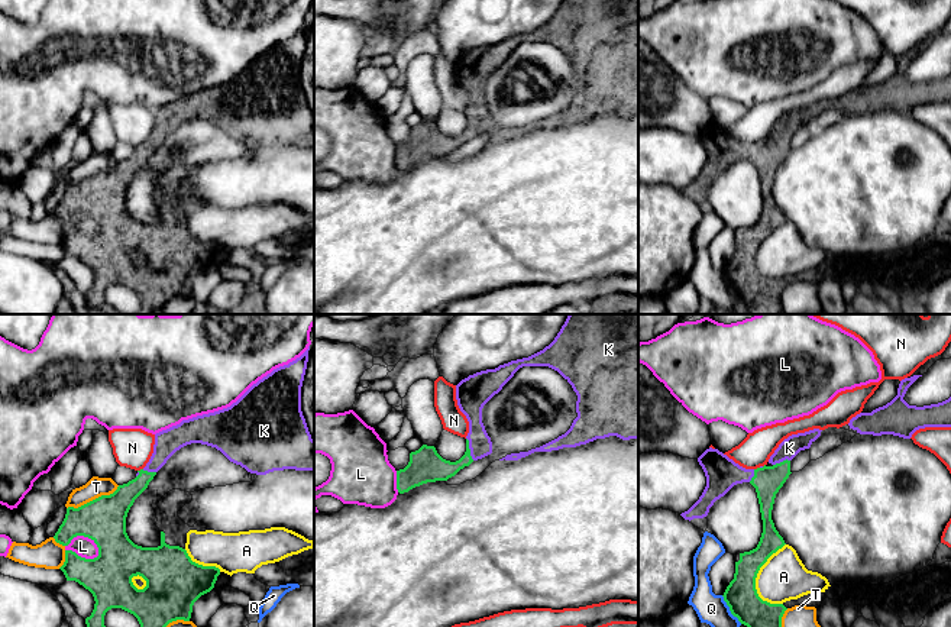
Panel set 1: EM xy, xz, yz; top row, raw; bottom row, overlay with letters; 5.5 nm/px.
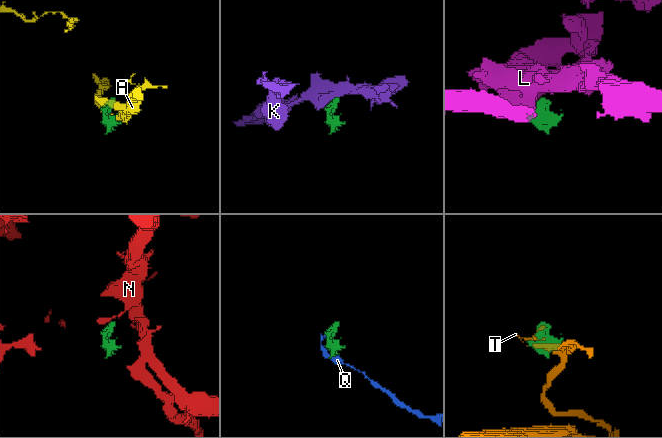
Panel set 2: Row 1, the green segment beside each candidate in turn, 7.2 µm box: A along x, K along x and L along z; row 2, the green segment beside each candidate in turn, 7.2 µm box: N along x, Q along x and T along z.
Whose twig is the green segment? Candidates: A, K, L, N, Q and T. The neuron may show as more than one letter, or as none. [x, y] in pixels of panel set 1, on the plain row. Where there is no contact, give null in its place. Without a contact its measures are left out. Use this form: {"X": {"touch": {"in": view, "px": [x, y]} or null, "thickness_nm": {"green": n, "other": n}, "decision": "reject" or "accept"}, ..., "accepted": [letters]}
{"A": {"touch": {"in": "yz", "px": [756, 251]}, "thickness_nm": {"green": 190, "other": 260}, "decision": "reject"}, "K": {"touch": {"in": "xz", "px": [469, 125]}, "thickness_nm": {"green": 180, "other": 140}, "decision": "accept"}, "L": {"touch": {"in": "xy", "px": [83, 233]}, "thickness_nm": {"green": 260, "other": 110}, "decision": "reject"}, "N": {"touch": {"in": "xy", "px": [141, 145]}, "thickness_nm": {"green": 150, "other": 220}, "decision": "reject"}, "Q": {"touch": {"in": "yz", "px": [730, 285]}, "thickness_nm": {"green": 190, "other": 170}, "decision": "reject"}, "T": {"touch": {"in": "xy", "px": [93, 175]}, "thickness_nm": {"green": 260, "other": 110}, "decision": "reject"}, "accepted": ["K"]}

